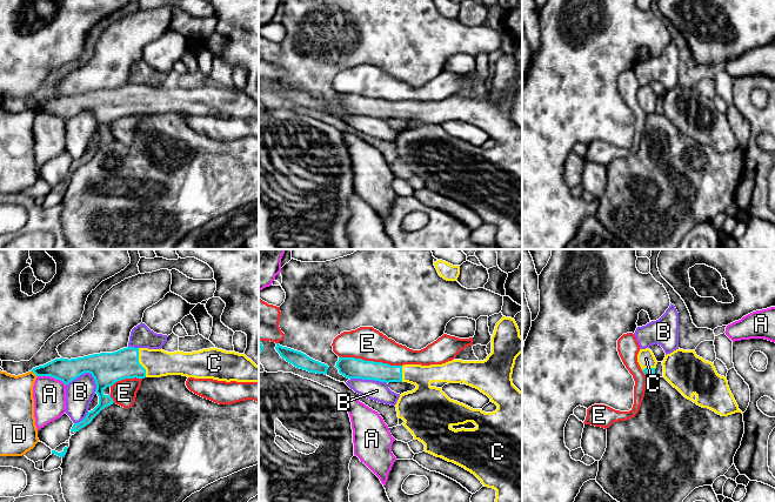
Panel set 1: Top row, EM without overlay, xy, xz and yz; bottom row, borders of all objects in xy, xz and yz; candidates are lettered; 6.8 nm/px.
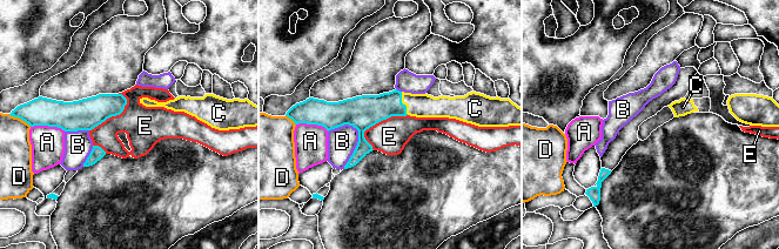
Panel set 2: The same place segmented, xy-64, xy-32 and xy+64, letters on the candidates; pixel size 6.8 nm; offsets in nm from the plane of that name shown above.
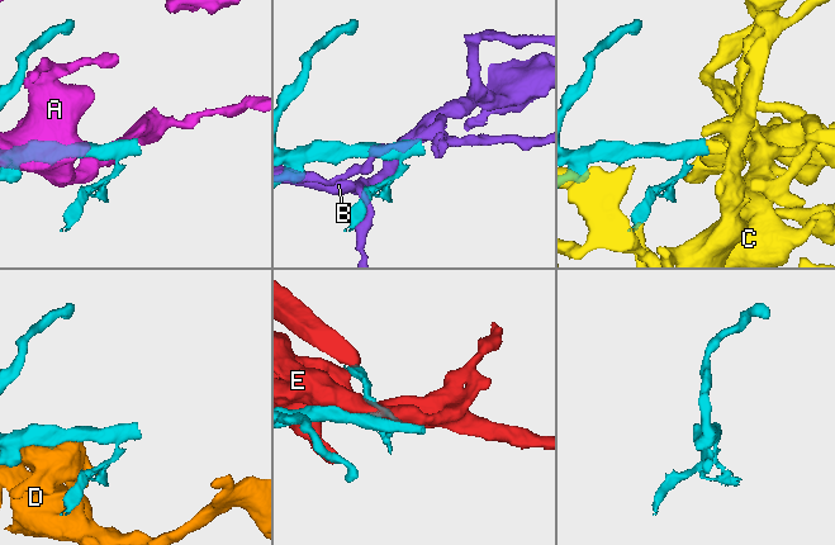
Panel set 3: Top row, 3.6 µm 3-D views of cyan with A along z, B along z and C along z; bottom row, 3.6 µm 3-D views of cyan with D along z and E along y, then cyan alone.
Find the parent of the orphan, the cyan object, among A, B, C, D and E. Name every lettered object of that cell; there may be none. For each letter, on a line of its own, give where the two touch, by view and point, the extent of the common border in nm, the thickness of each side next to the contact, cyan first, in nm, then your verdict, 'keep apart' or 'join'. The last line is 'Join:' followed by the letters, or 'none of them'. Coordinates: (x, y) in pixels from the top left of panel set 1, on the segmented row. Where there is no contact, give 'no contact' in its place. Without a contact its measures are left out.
A: meets cyan in xy at (52, 376); contact 220 nm long; 160 nm thick on the cyan side, 220 nm on the other; keep apart
B: meets cyan in xy at (85, 372); contact 220 nm long; 220 nm thick on the cyan side, 190 nm on the other; keep apart
C: meets cyan in xy at (138, 362); contact 200 nm long; 220 nm thick on the cyan side, 190 nm on the other; join
D: meets cyan in xy at (34, 373); contact 60 nm long; 160 nm thick on the cyan side, 240 nm on the other; keep apart
E: meets cyan in xz at (371, 361); contact 440 nm long; 140 nm thick on the cyan side, 220 nm on the other; keep apart
Join: C

